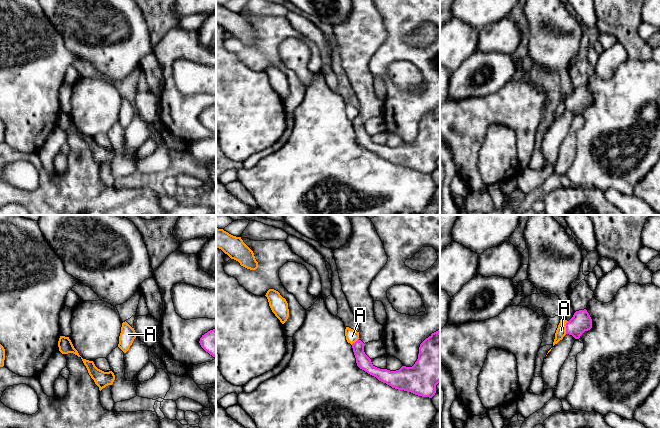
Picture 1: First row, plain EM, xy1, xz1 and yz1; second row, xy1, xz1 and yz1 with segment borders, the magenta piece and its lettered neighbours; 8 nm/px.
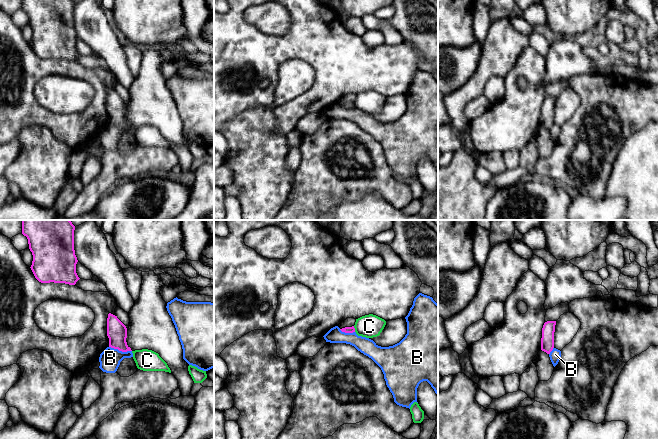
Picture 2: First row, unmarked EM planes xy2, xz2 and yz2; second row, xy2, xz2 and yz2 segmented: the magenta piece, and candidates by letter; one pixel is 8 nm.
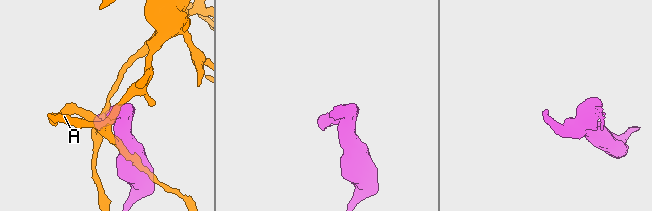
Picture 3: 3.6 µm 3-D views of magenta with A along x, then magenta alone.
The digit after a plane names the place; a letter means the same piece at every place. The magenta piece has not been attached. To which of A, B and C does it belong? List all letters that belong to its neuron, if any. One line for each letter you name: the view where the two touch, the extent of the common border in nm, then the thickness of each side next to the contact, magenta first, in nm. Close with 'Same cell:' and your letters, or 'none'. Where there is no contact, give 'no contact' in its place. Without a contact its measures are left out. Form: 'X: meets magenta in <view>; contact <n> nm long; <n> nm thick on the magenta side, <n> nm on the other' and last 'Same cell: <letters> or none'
Same cell: none

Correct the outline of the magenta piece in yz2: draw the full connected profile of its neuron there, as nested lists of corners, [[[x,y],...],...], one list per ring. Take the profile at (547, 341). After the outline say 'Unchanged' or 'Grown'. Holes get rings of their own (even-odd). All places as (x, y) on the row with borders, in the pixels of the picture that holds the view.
[[[547,321],[542,328],[541,350],[550,354],[554,348],[554,332],[556,321]]]. Unchanged

